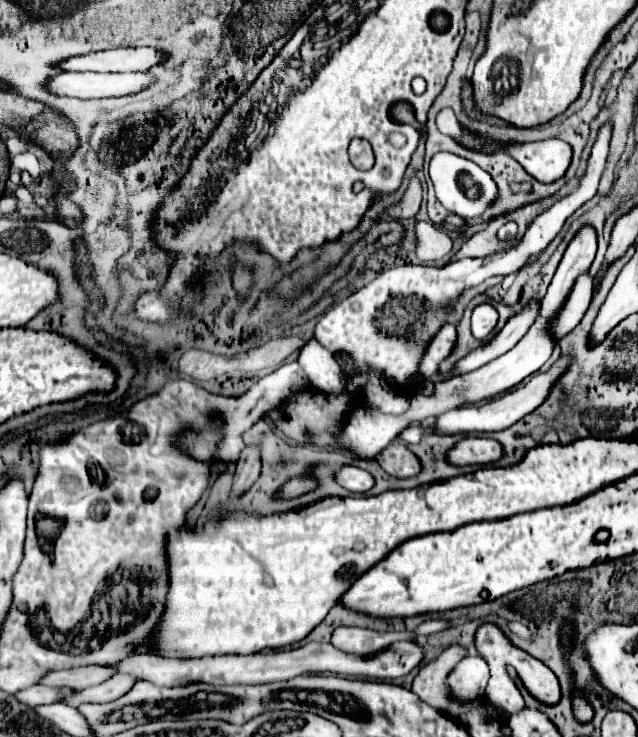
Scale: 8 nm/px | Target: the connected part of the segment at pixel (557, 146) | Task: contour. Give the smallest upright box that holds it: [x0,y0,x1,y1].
[507,139,571,183]

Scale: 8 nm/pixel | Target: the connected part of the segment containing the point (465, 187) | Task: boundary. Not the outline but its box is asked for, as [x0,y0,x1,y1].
[429,153,497,219]

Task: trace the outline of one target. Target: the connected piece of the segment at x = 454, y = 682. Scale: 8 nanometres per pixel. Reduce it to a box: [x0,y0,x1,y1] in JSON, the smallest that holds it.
[447,657,489,701]

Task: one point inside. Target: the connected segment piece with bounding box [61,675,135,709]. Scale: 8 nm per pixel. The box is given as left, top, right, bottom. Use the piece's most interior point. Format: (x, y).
(118, 685)

